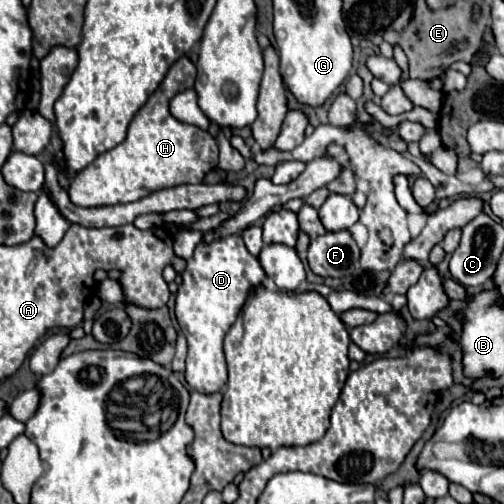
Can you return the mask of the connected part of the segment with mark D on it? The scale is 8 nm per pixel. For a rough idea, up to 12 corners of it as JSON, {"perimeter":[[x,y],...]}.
{"perimeter":[[241,235],[200,241],[176,293],[186,383],[226,387],[222,339],[266,279]]}

